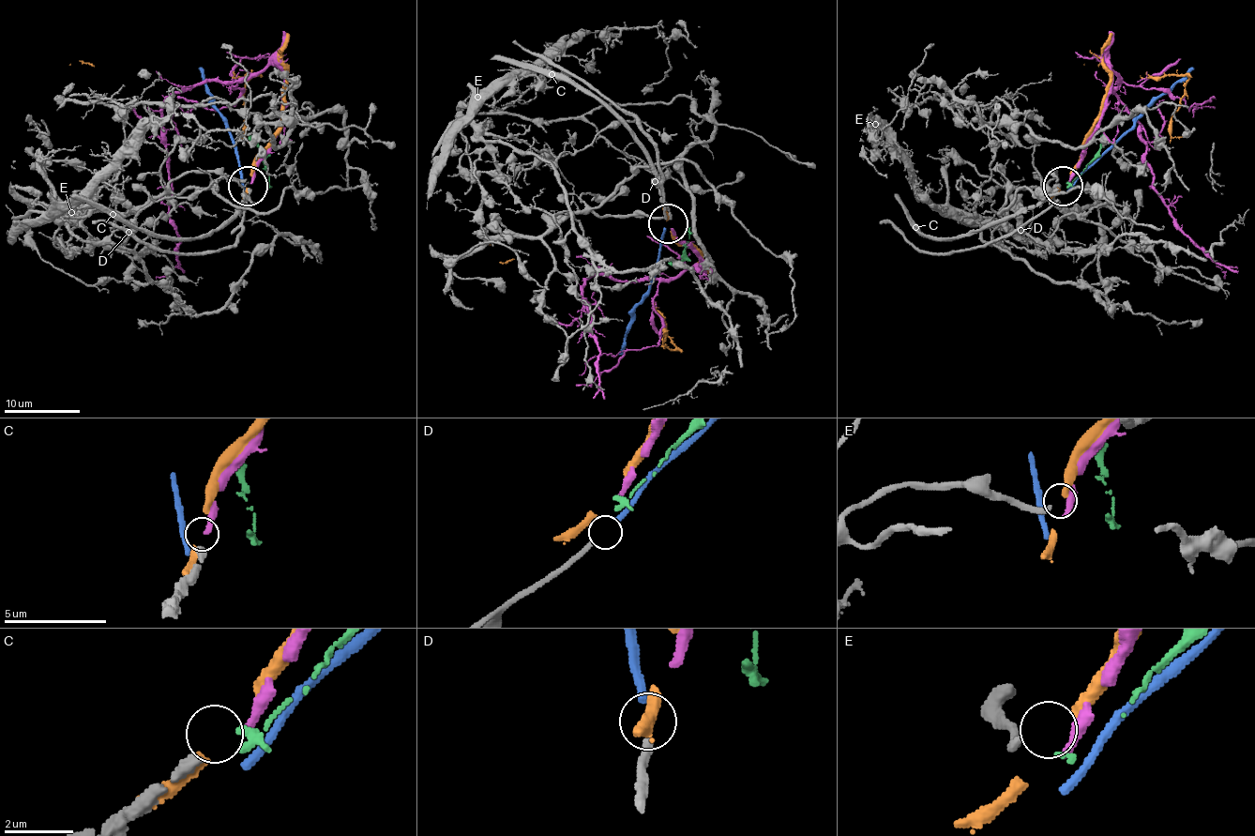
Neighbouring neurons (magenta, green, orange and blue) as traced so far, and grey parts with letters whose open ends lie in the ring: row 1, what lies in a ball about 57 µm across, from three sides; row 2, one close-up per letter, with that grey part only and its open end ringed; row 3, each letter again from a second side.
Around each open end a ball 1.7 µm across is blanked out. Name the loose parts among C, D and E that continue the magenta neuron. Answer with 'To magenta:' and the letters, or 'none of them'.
To magenta: C

